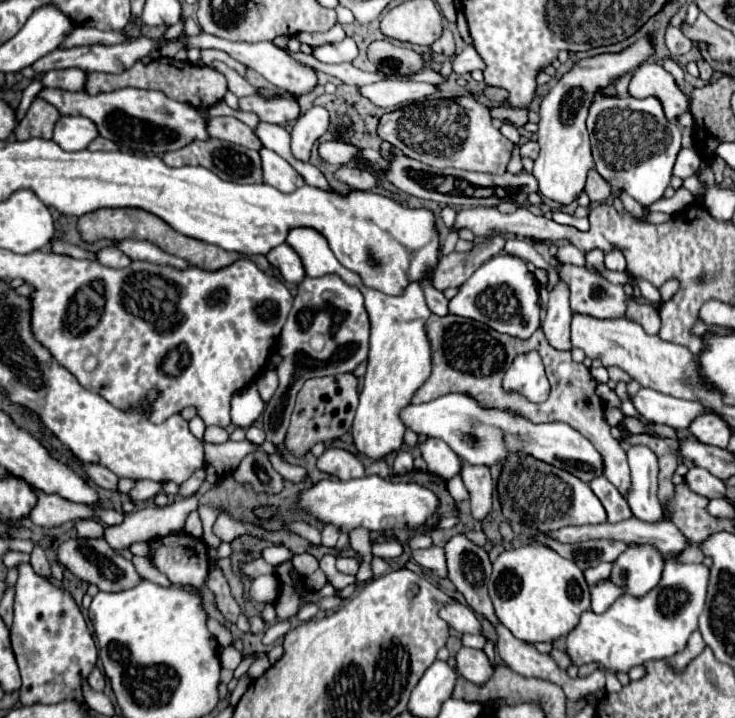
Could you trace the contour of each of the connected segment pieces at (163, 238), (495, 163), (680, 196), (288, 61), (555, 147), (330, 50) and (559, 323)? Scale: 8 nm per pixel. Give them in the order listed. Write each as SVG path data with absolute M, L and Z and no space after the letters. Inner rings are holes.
M98 209L96 213L86 213L78 219L78 233L82 241L86 243L96 243L100 239L110 239L110 241L122 241L122 239L142 239L158 245L170 255L186 259L190 265L204 269L204 271L216 271L222 267L232 265L234 261L240 259L238 253L228 253L216 245L208 245L204 241L196 241L192 237L184 237L182 233L176 233L172 227L164 225L160 217L152 217L152 213L144 213L142 209Z
M472 97L454 99L426 99L390 111L380 117L378 137L398 147L406 157L424 161L432 167L456 167L466 171L480 171L490 175L502 175L510 161L512 143L492 127L488 107Z
M681 187L675 191L672 198L661 198L648 206L648 214L641 220L652 223L652 221L650 221L650 215L654 215L654 213L657 212L668 213L669 215L679 215L686 211L686 209L688 209L694 202L694 196L688 190Z
M200 31L198 35L186 35L186 33L182 33L178 39L182 39L184 49L220 49L220 51L226 51L232 59L240 61L248 69L258 71L262 77L266 77L280 91L288 91L288 93L292 93L296 97L310 93L316 87L316 83L318 83L316 71L312 67L296 61L292 55L288 55L286 49L282 49L282 47L278 47L274 43L232 43L232 41L208 35L204 31Z
M654 35L640 37L630 47L620 53L604 53L596 57L580 59L572 65L568 73L548 91L540 103L540 123L536 141L540 145L540 155L534 161L534 177L540 183L540 193L556 203L570 203L586 185L586 173L594 167L590 153L590 139L586 131L588 109L596 93L604 93L610 85L618 83L620 77L632 73L640 63L644 63L654 53Z
M346 37L340 43L332 43L332 45L322 45L322 47L314 47L314 57L322 63L344 63L344 61L354 61L354 57L358 55L358 47L356 43Z
M560 281L548 299L546 317L542 323L542 331L548 339L548 343L558 351L570 351L570 323L572 323L572 311L568 307L568 285Z

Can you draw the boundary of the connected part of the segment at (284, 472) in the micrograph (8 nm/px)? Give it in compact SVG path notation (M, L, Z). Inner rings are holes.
M270 455L270 461L274 465L274 469L288 481L302 481L306 477L306 471L302 467L296 467L296 465L290 465L286 461L282 461L278 455Z

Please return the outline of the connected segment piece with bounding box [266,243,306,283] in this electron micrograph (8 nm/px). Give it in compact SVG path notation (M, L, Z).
M278 245L276 249L272 249L272 253L266 253L266 259L272 267L276 267L280 271L280 275L288 281L288 283L300 283L304 279L304 267L300 257L296 255L296 251L290 245Z

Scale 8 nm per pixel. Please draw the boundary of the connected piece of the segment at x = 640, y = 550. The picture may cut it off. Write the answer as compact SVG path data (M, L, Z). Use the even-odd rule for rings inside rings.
M630 545L612 565L610 581L626 589L632 597L642 597L654 589L662 577L664 559L652 545Z

